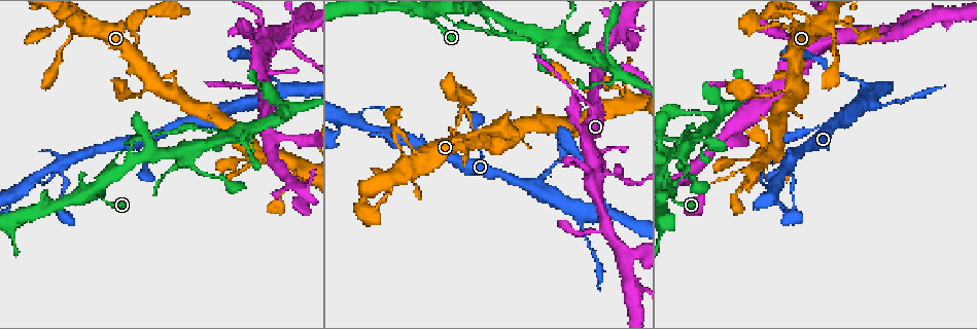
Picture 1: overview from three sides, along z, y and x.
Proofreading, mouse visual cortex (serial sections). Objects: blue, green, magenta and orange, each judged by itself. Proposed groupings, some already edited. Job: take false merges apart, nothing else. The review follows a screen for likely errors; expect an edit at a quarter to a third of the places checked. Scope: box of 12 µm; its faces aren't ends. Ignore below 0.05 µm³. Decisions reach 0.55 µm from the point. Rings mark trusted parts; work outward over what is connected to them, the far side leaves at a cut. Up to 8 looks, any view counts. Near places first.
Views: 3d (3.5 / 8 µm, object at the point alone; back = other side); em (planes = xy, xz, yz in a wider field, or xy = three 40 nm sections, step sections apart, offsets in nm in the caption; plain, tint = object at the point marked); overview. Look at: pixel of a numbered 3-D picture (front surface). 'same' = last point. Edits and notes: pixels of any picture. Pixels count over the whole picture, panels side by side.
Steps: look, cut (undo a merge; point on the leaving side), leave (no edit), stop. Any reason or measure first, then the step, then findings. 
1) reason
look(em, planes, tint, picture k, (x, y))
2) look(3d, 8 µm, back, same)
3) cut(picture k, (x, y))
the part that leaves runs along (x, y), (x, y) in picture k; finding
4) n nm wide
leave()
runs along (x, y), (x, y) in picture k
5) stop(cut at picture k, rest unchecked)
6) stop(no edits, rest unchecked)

a narrow waist
look(3d, 8 µm, picture 1, (76, 18))

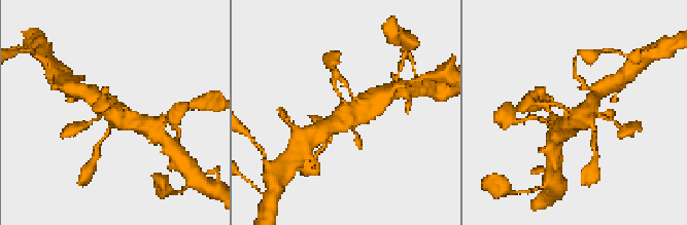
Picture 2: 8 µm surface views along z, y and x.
look(3d, 3.5 µm, picture 2, (346, 108))

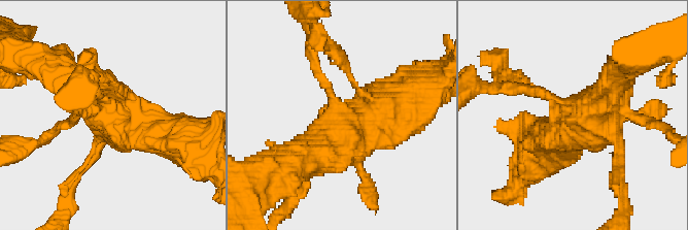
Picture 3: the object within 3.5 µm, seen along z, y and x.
look(em, xy, step 1, tint, picture 3, (570, 106))

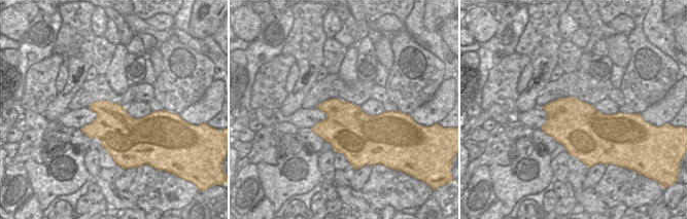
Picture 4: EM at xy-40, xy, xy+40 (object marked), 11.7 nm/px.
leave()
runs along (396, 106), (325, 142), (307, 174) in picture 3; continuous, no second cell

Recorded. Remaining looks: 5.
abrupt turn
look(3d, 3.5 µm, back, picture 1, (617, 176))

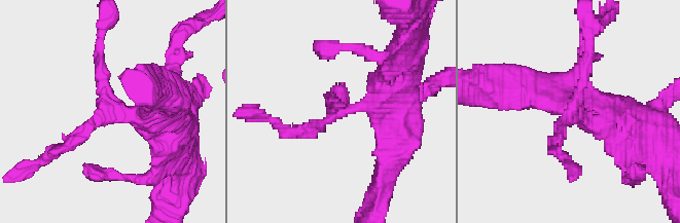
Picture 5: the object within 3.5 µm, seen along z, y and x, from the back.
3 arms; arms of 200, 200, 400 nm
look(em, xy, step 1, tint, picture 5, (574, 105))

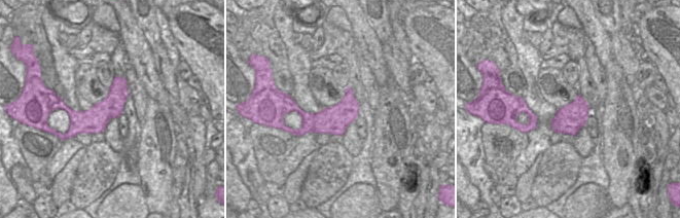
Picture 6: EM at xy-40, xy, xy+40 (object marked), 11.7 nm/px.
look(em, xy, step 2, tint, same)

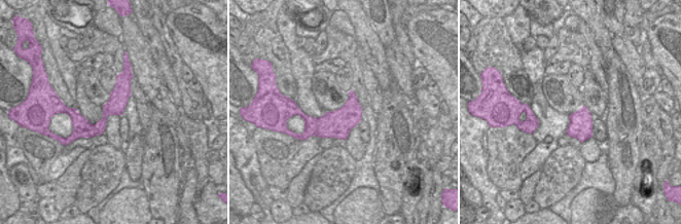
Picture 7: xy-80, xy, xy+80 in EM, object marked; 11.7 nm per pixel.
leave()
continuous, no second cell

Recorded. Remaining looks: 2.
branch point
look(3d, 8 µm, back, picture 1, (867, 104))

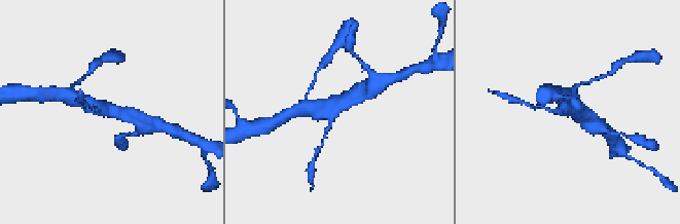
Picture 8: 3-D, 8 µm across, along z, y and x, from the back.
3 arms; arms of 150, 450, 450 nm; now the EM
look(em, xy, step 3, tint, picture 8, (98, 106))

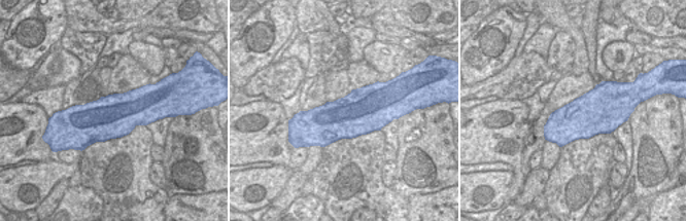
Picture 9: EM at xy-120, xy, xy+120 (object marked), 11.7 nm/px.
leave()
runs along (126, 115), (74, 98) in picture 8; continuous, no second cell

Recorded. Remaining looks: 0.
stop(no edits, rest unchecked)

